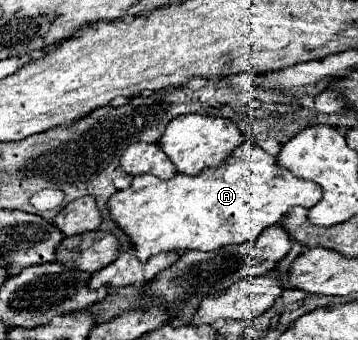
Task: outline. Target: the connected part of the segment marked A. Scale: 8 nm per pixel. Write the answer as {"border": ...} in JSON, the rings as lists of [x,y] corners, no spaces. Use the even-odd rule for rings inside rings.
{"border":[[[245,142],[241,144],[239,148],[235,148],[235,152],[217,168],[207,168],[203,170],[203,174],[199,176],[185,176],[185,174],[175,174],[171,180],[159,180],[157,176],[151,176],[151,174],[143,174],[143,176],[135,176],[131,186],[125,188],[125,190],[117,190],[117,194],[113,194],[109,200],[107,200],[107,208],[109,208],[109,214],[111,214],[111,220],[127,234],[133,250],[135,250],[135,256],[145,262],[149,256],[155,256],[155,254],[161,254],[161,252],[181,252],[181,250],[219,250],[223,246],[229,246],[229,244],[243,244],[243,242],[249,242],[249,240],[255,240],[267,226],[273,226],[277,224],[283,214],[287,214],[289,208],[293,206],[303,206],[303,208],[311,208],[315,206],[315,202],[319,202],[321,198],[321,188],[315,184],[315,182],[309,182],[309,180],[301,180],[301,178],[295,178],[291,176],[289,172],[283,172],[277,164],[275,164],[275,158],[269,156],[263,148],[259,148],[257,144],[253,142]]]}

